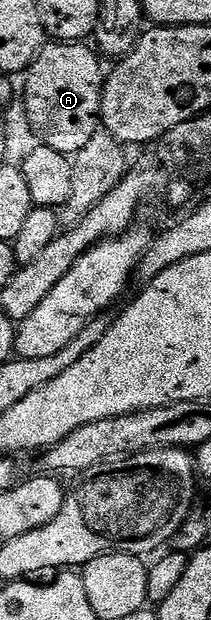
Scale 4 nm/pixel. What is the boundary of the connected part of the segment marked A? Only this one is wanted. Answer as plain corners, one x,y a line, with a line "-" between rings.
84,42
45,43
26,72
24,112
28,115
28,124
40,144
58,150
65,158
82,150
101,127
100,96
104,92
105,77
102,72
100,76
101,57
88,46

